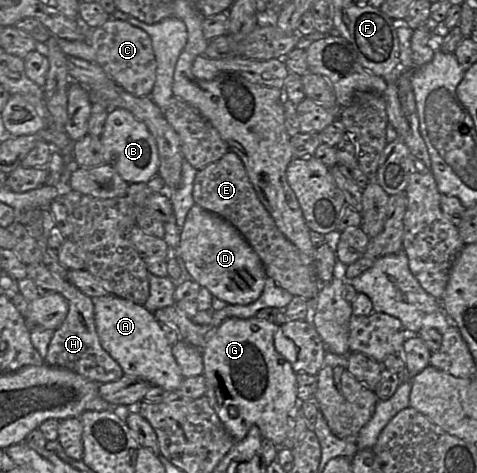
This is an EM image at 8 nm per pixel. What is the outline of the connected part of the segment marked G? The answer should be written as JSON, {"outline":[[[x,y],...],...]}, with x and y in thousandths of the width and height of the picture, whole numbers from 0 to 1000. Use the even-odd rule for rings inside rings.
{"outline":[[[482,670],[449,693],[426,738],[426,793],[430,835],[491,934],[505,932],[528,899],[537,899],[551,926],[591,943],[610,903],[610,873],[627,854],[621,786],[574,734],[574,681],[539,670],[505,674]],[[461,810],[476,825],[468,854],[457,854],[453,827]],[[495,858],[499,877],[480,877],[478,863]]]}

